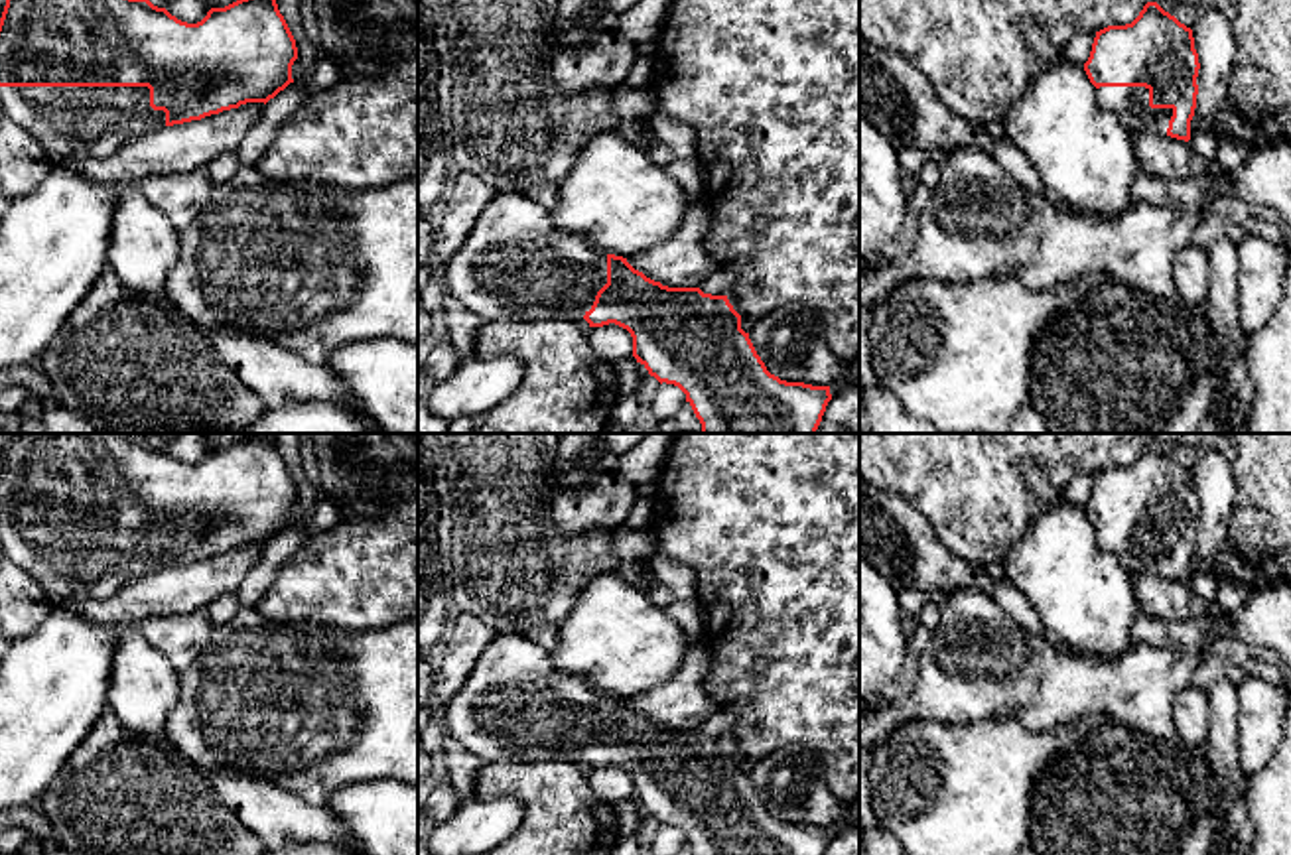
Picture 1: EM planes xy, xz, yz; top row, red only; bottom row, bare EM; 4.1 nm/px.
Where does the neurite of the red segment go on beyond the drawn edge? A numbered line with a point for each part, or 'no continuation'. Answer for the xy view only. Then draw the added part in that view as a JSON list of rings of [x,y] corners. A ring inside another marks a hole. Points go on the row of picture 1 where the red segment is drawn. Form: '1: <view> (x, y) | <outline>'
1: xy (67, 121) | [[[0,87],[0,104],[4,116],[39,140],[53,164],[73,156],[104,160],[126,142],[166,126],[166,112],[150,106],[148,87]]]

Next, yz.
1: yz (1130, 105) | [[[1100,87],[1096,89],[1102,106],[1116,114],[1131,136],[1157,132],[1167,136],[1173,108],[1151,108],[1145,87]]]

